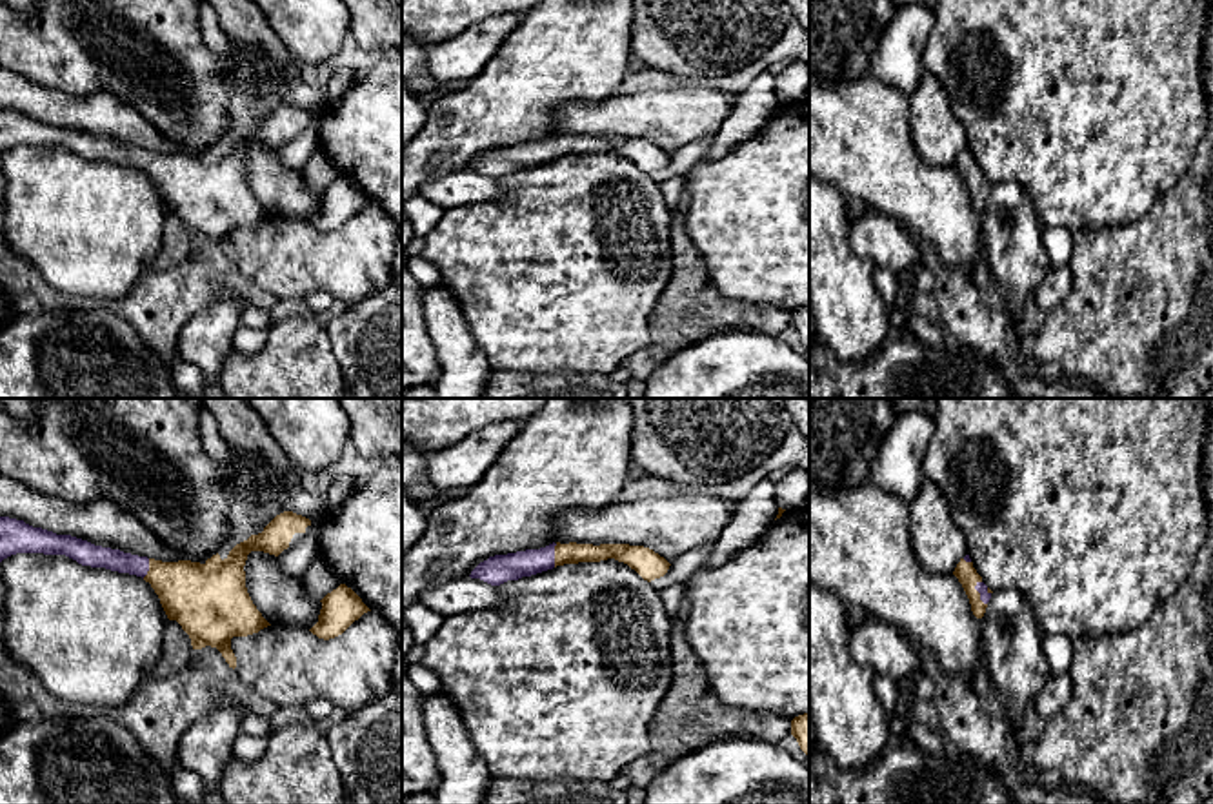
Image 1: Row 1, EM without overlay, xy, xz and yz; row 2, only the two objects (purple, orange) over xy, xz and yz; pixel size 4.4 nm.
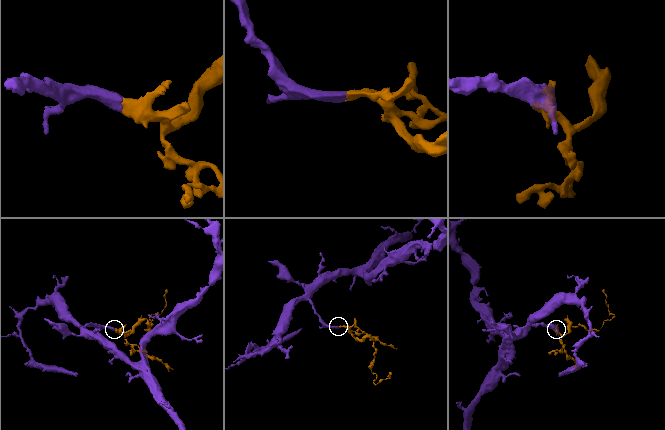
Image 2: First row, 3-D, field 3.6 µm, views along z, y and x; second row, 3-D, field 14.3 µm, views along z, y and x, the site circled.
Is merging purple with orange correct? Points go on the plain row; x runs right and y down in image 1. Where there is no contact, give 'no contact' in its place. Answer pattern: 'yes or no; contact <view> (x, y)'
yes; contact yz (979, 184)

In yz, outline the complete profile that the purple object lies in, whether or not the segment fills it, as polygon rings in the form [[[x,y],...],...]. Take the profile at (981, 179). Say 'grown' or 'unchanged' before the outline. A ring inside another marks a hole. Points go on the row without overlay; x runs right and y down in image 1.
grown; [[[969,147],[960,151],[953,167],[962,176],[962,180],[969,191],[973,207],[977,211],[982,211],[993,184],[982,175],[982,169],[973,160]]]

